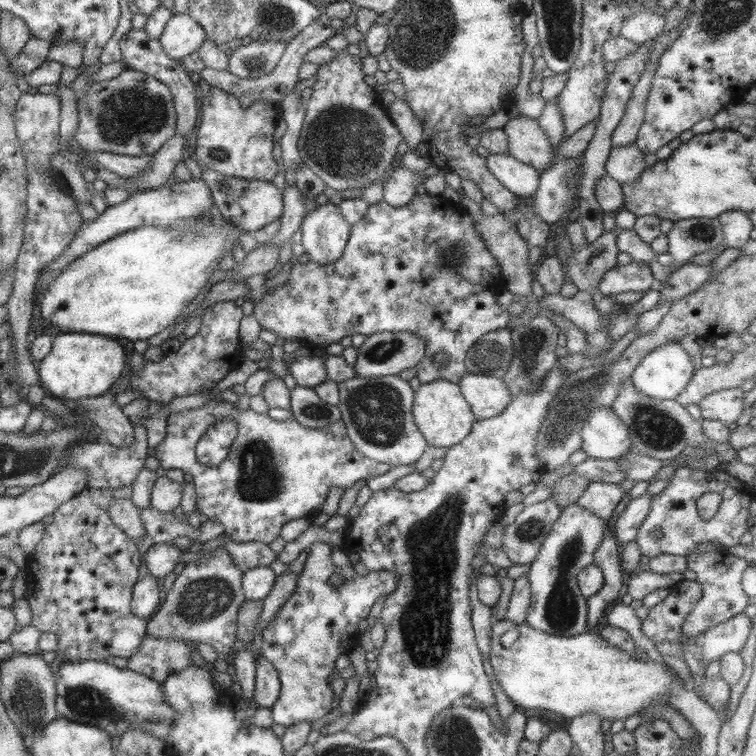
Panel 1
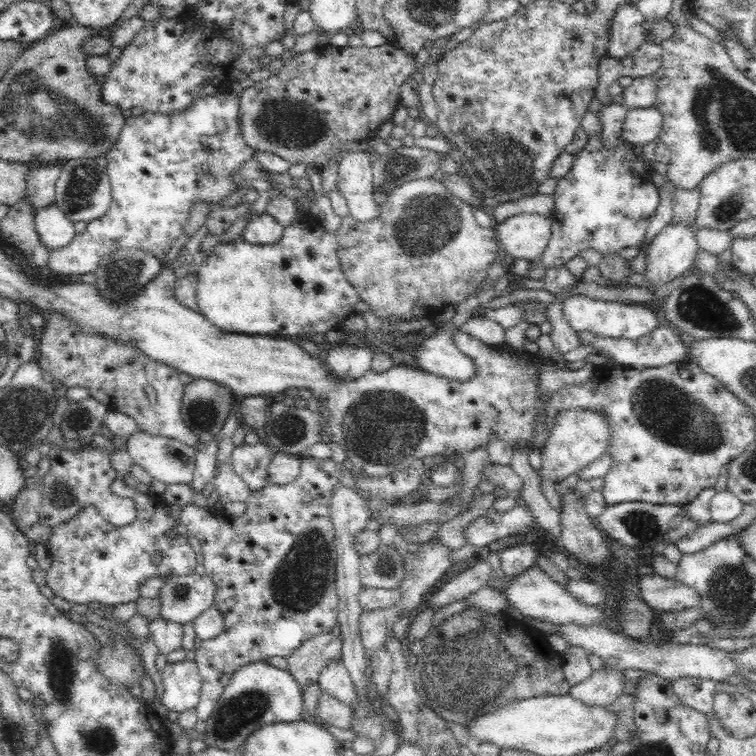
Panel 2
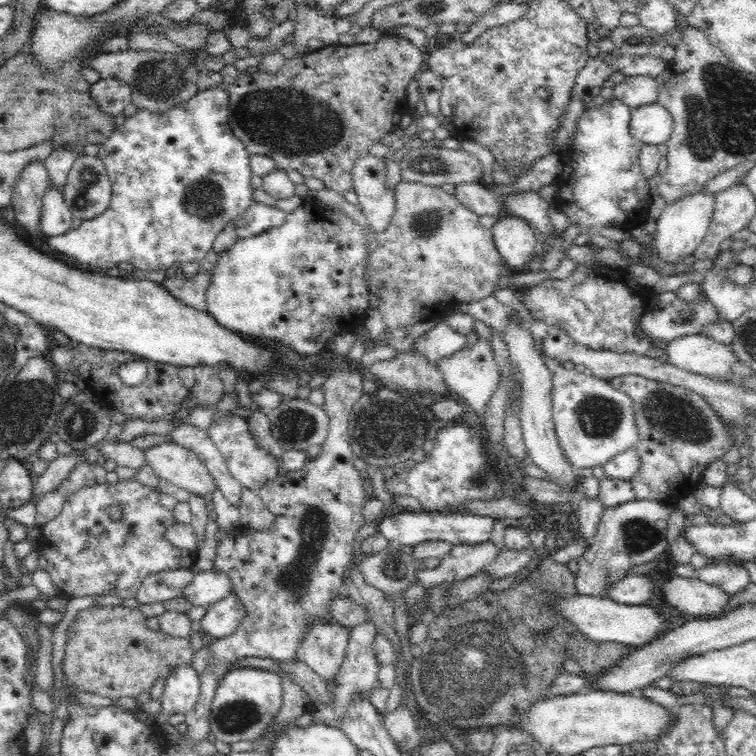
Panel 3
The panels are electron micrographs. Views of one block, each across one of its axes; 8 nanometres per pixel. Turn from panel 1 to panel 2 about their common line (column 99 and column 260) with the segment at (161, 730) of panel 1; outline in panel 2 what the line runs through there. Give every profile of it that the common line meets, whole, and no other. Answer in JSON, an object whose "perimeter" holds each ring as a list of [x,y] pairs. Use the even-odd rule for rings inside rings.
{"perimeter":[[[258,661],[240,667],[234,672],[230,682],[226,684],[224,692],[220,696],[214,711],[206,721],[206,732],[200,739],[204,740],[210,747],[215,747],[224,751],[234,752],[246,743],[246,740],[256,733],[260,728],[282,722],[296,722],[300,720],[300,713],[304,709],[303,694],[300,693],[298,683],[294,677],[288,675],[288,670],[280,670]]]}

